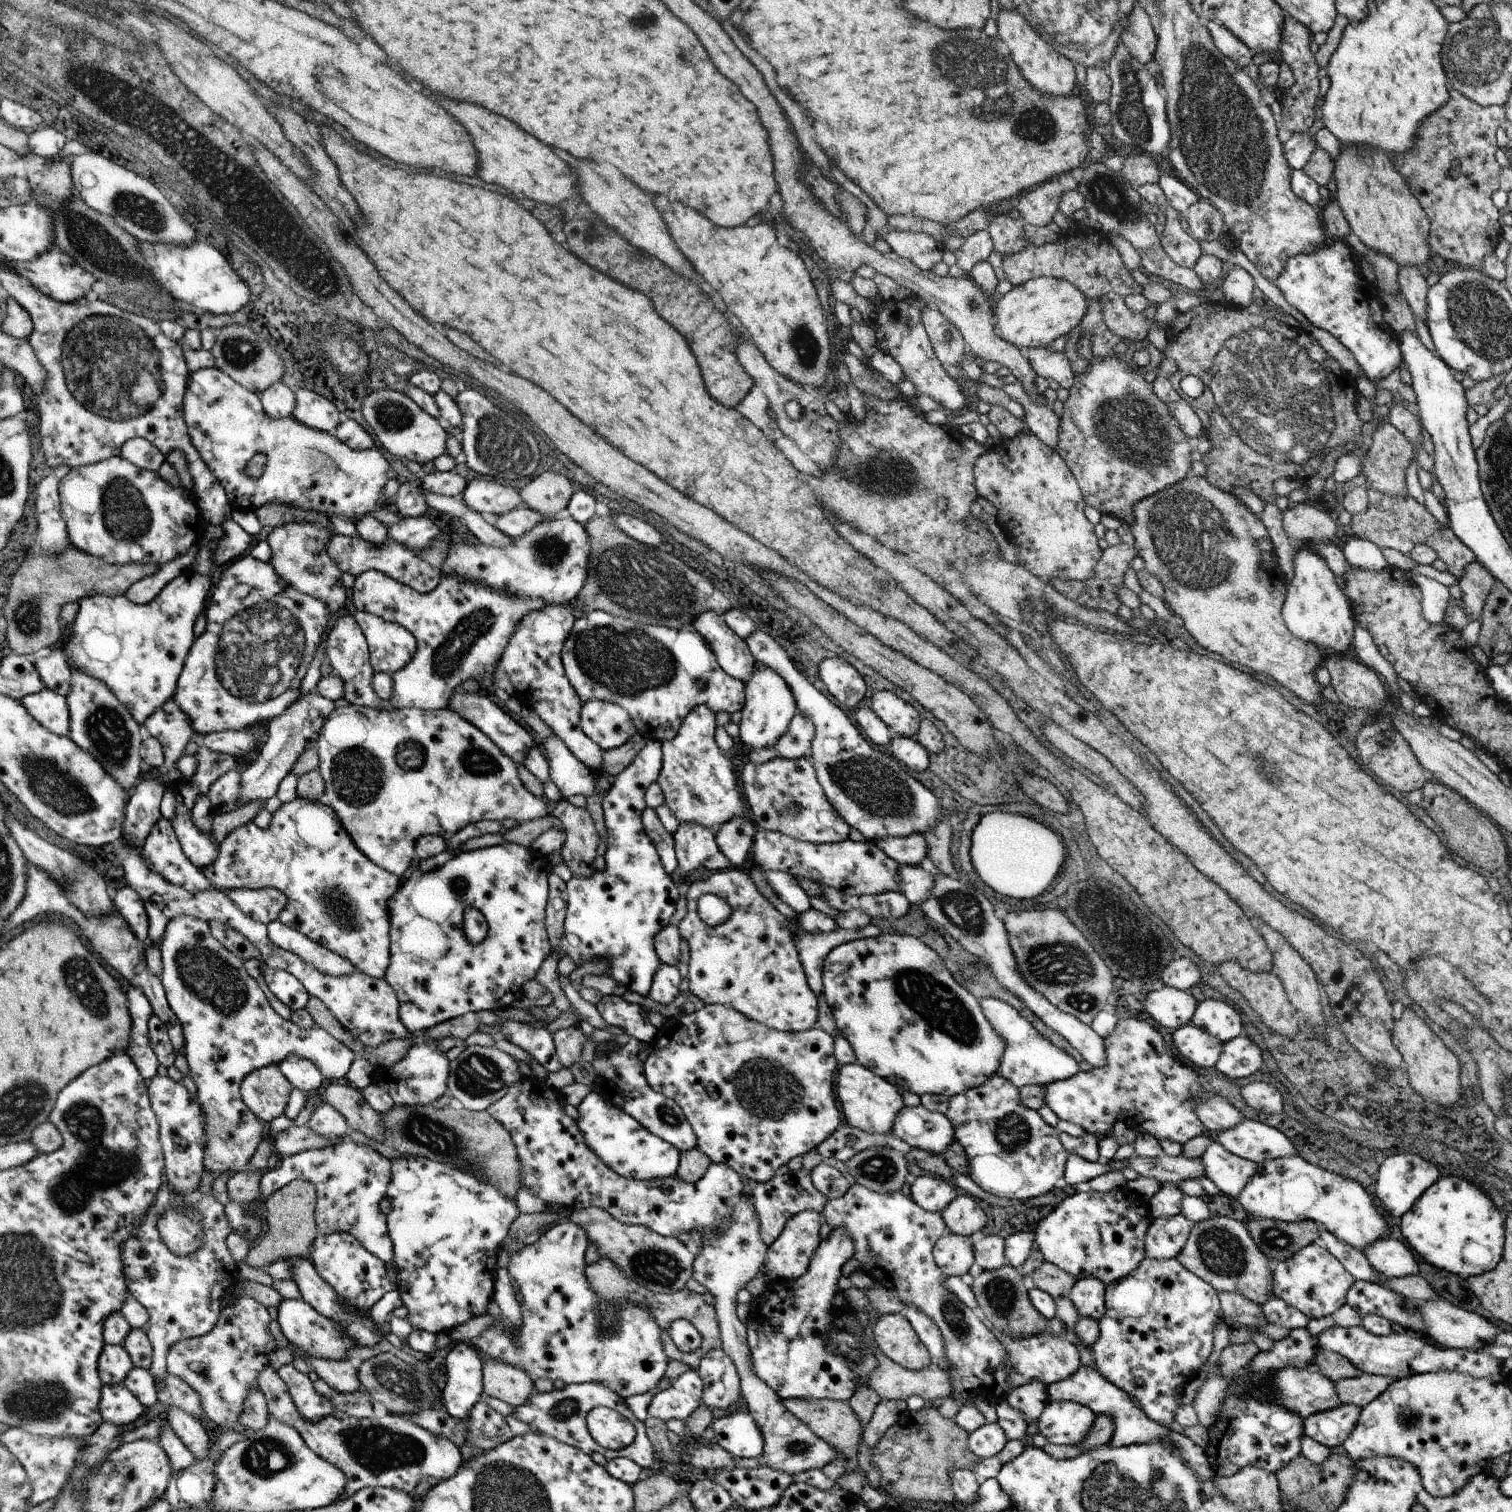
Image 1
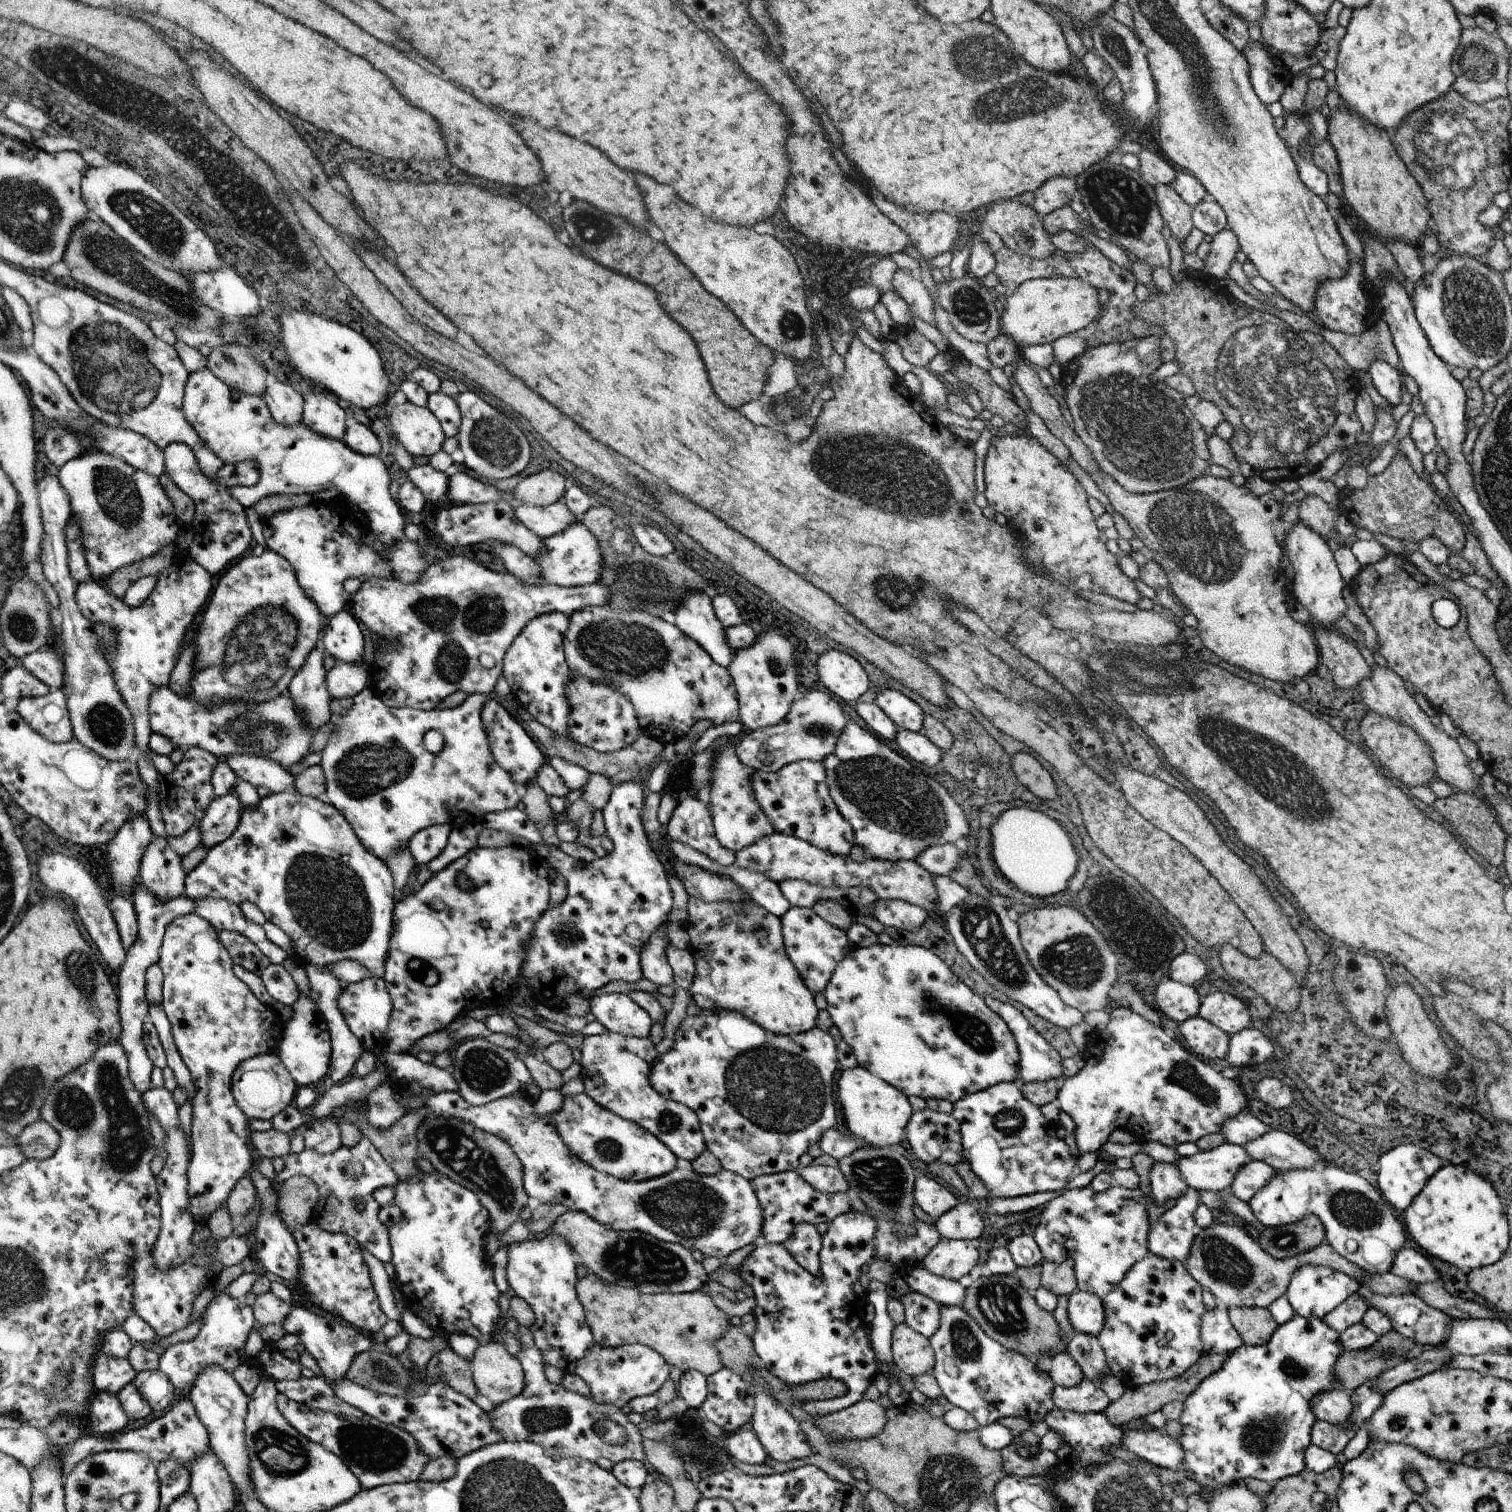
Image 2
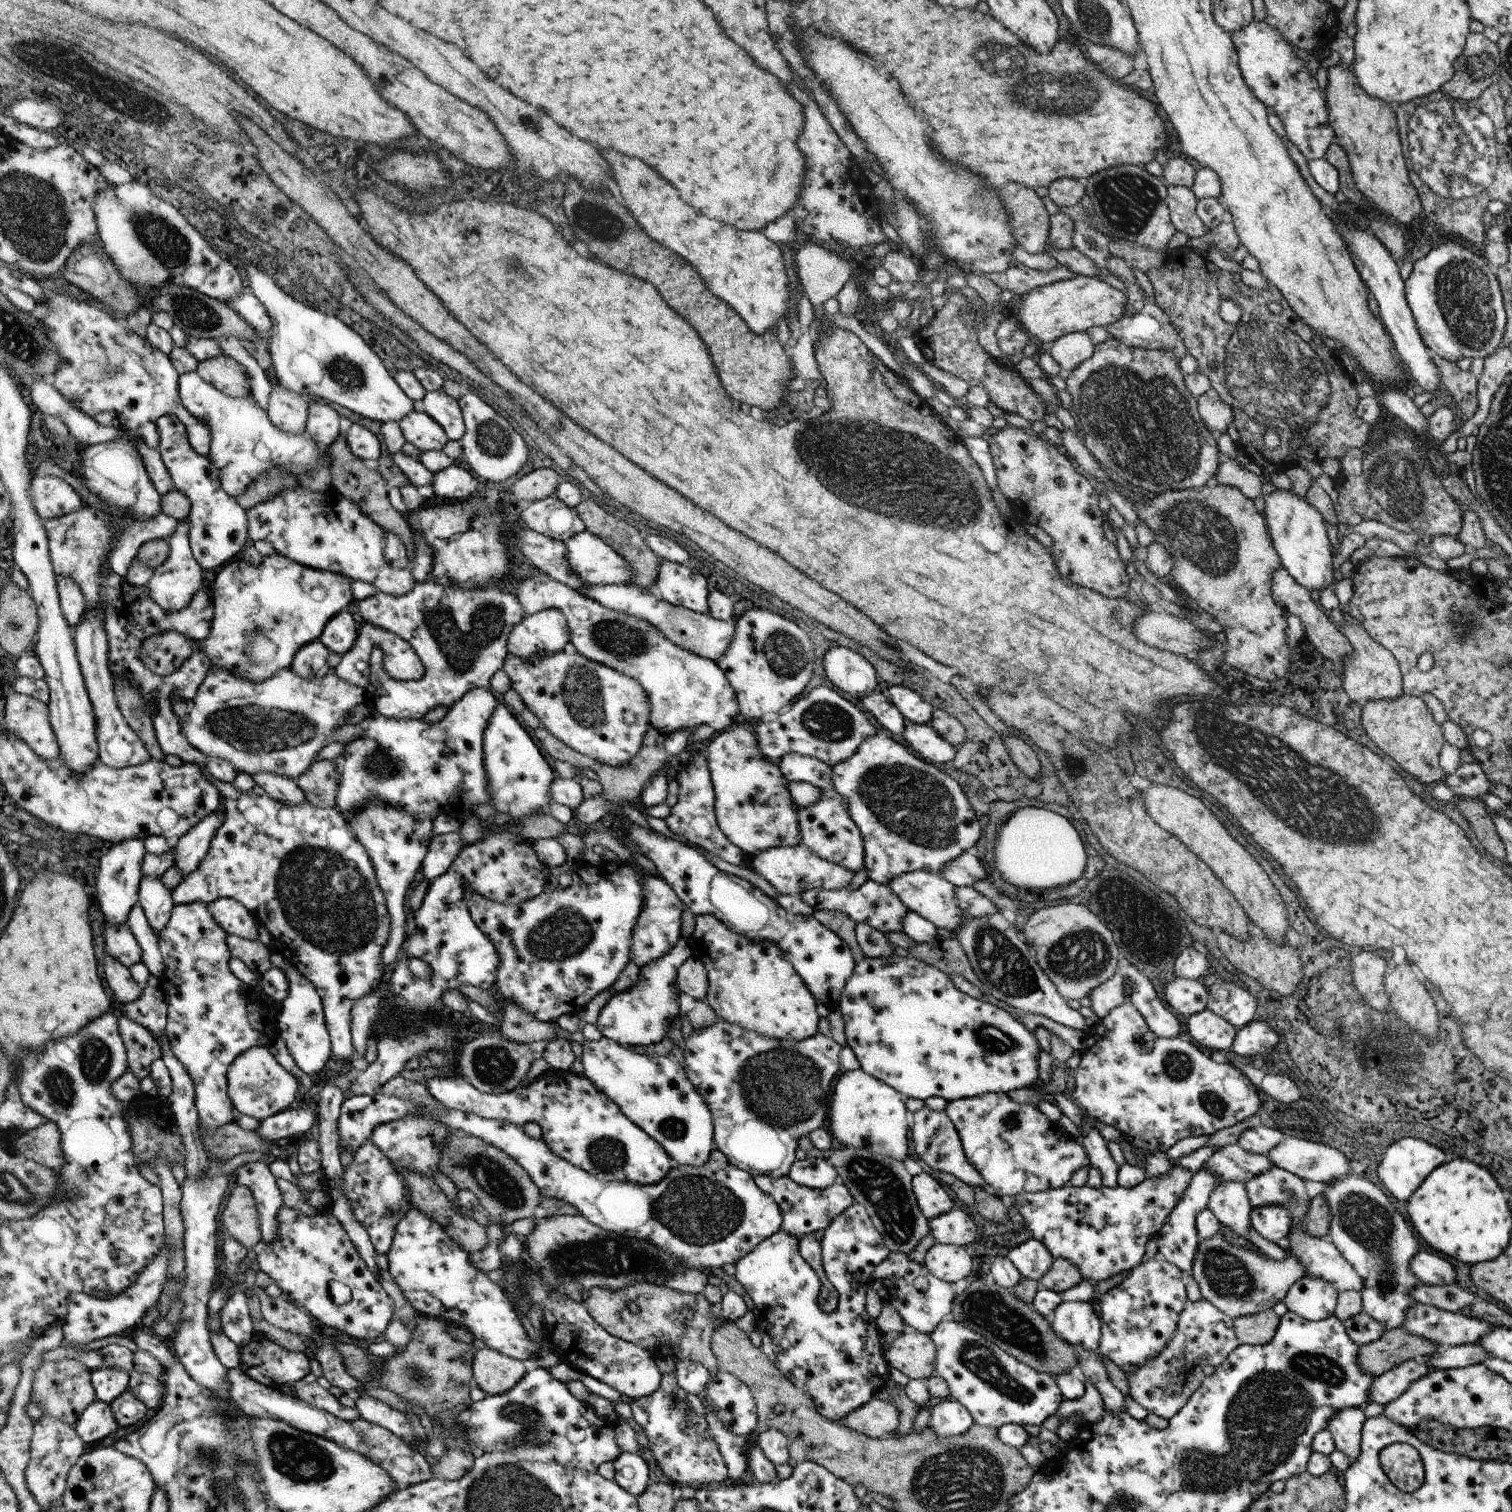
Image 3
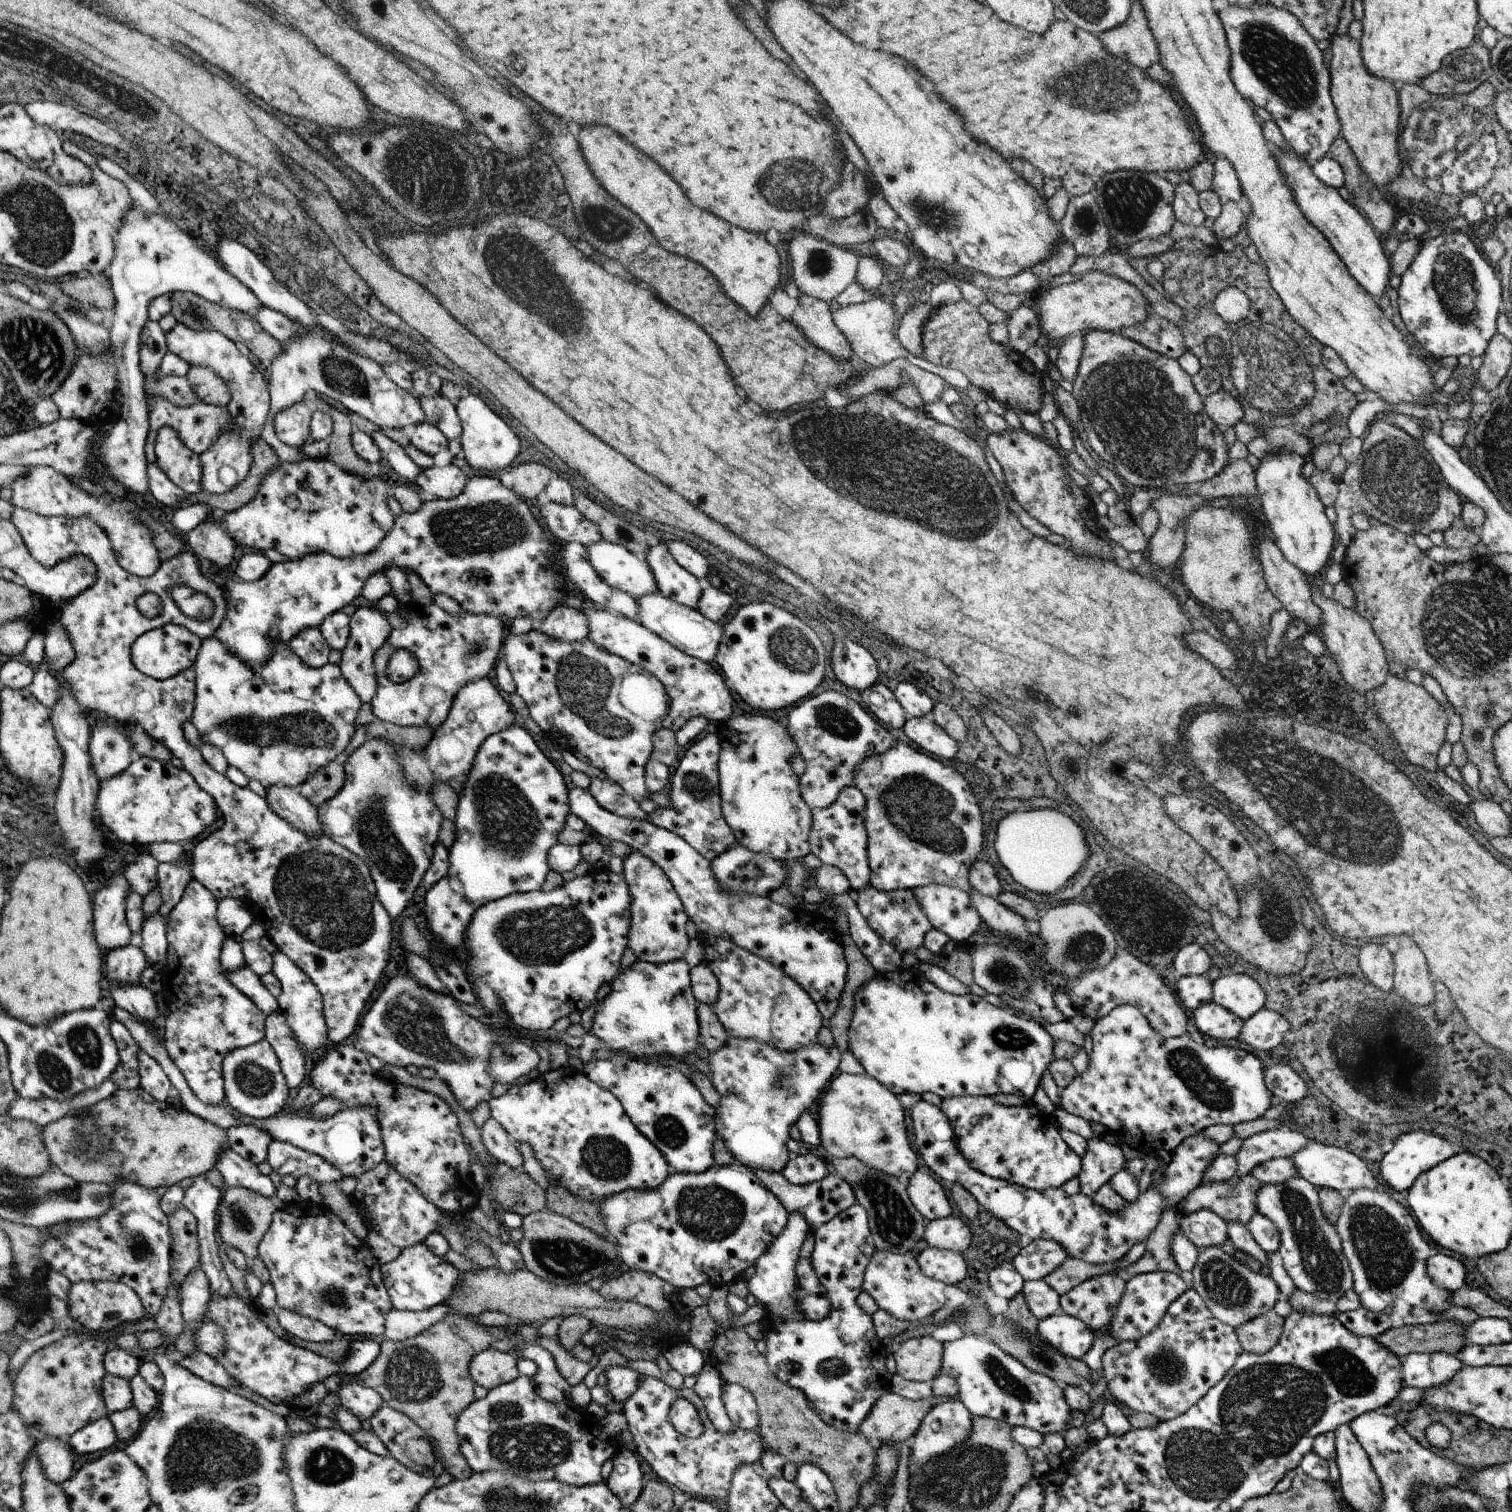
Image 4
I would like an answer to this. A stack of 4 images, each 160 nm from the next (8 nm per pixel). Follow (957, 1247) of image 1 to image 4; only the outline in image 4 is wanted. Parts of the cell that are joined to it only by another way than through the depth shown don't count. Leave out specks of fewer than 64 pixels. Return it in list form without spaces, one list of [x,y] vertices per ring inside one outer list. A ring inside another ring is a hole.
[[[927,1247],[919,1252],[917,1262],[924,1276],[947,1282],[948,1284],[960,1285],[960,1280],[966,1278],[966,1262],[956,1251]]]

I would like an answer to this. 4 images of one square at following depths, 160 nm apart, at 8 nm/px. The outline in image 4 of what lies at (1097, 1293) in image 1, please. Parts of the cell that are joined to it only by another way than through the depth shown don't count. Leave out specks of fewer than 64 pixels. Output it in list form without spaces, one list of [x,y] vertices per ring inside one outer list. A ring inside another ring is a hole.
[[[1063,1312],[1039,1321],[1036,1332],[1044,1342],[1073,1359],[1081,1359],[1090,1350],[1095,1335],[1080,1319]]]

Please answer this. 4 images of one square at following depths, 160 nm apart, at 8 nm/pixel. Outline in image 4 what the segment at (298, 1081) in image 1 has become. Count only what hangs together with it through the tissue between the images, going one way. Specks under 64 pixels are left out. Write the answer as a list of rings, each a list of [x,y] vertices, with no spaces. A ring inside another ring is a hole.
[[[271,948],[273,956],[273,973],[279,978],[281,993],[277,1001],[279,1011],[285,1014],[287,1023],[297,1038],[299,1047],[306,1051],[326,1049],[330,1046],[327,1024],[323,1013],[323,996],[308,975],[284,953]]]

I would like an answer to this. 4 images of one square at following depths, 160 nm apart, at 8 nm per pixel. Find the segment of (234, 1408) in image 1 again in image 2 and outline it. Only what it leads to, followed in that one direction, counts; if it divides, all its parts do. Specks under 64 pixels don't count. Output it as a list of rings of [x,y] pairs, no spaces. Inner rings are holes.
[[[224,1293],[216,1294],[202,1314],[197,1335],[190,1341],[169,1346],[160,1358],[159,1369],[167,1375],[175,1388],[188,1395],[205,1366],[220,1365],[224,1370],[233,1373],[238,1364],[244,1364],[242,1358],[247,1360],[244,1346],[254,1326],[254,1315],[244,1297],[236,1299]]]

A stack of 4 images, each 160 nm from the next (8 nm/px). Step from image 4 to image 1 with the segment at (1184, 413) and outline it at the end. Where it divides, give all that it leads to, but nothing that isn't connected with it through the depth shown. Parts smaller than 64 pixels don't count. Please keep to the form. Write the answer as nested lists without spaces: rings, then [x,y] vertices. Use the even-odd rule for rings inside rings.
[[[1093,356],[1089,367],[1083,373],[1075,374],[1063,410],[1058,454],[1075,476],[1085,504],[1097,508],[1102,514],[1116,516],[1122,524],[1130,526],[1133,523],[1132,509],[1137,502],[1180,482],[1193,467],[1189,436],[1180,428],[1169,405],[1158,398],[1153,383],[1146,382],[1124,360]]]

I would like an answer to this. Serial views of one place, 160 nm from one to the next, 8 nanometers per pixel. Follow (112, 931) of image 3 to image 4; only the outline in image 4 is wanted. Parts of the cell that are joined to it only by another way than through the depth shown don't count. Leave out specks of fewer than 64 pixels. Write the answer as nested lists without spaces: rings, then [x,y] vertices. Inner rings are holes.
[[[130,944],[123,949],[108,951],[106,966],[106,978],[112,990],[114,987],[140,985],[143,970],[149,964],[143,950]]]

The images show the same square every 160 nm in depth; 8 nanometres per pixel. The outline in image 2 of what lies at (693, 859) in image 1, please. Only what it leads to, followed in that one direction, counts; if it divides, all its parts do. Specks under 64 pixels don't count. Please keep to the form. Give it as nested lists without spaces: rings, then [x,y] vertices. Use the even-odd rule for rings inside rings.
[[[687,794],[678,801],[664,834],[670,840],[681,841],[703,852],[725,867],[735,864],[736,852],[722,846],[715,834],[709,804],[694,794]]]

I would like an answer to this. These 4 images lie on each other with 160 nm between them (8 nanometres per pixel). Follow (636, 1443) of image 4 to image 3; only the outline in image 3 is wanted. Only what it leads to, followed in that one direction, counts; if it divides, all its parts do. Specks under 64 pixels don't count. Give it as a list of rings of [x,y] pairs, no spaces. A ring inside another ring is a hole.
[[[658,1388],[652,1394],[634,1399],[630,1406],[633,1419],[650,1442],[645,1454],[666,1478],[677,1486],[697,1488],[699,1484],[724,1484],[729,1481],[726,1460],[711,1434],[707,1419],[696,1414],[687,1400],[680,1400],[674,1394]]]

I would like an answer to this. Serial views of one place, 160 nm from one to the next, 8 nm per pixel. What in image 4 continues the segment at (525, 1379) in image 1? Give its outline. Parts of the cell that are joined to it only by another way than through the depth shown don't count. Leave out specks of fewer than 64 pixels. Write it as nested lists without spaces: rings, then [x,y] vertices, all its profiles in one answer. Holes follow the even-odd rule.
[[[493,1347],[486,1349],[471,1361],[470,1373],[475,1384],[488,1391],[495,1386],[512,1382],[520,1375],[516,1356]]]

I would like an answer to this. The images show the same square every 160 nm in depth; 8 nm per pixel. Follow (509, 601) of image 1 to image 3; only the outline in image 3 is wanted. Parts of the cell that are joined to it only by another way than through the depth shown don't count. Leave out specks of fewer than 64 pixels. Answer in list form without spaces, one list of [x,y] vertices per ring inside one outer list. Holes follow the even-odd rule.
[[[432,578],[422,584],[416,583],[415,588],[405,596],[395,597],[377,592],[374,596],[356,602],[356,606],[364,621],[404,638],[414,648],[425,668],[421,679],[415,681],[392,679],[383,668],[382,650],[377,645],[373,650],[369,660],[372,664],[369,685],[364,688],[366,703],[382,716],[394,720],[420,720],[436,707],[449,709],[469,690],[478,687],[489,688],[492,676],[499,672],[507,658],[506,640],[511,634],[508,628],[518,625],[524,614],[519,598],[500,590],[498,586],[488,586],[487,590],[461,591],[440,585]],[[590,585],[584,591],[584,596],[602,603],[605,607],[620,611],[636,618],[641,618],[655,626],[667,639],[676,646],[694,654],[715,661],[726,652],[734,636],[734,622],[726,622],[714,618],[708,613],[697,613],[685,606],[673,605],[658,596],[653,589],[643,589],[636,585]]]

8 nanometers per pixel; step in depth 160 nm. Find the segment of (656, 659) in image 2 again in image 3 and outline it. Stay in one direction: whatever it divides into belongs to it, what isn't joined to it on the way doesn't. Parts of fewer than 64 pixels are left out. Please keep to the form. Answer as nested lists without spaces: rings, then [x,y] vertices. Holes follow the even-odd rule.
[[[541,571],[534,574],[532,578],[525,579],[519,587],[517,597],[522,603],[525,617],[536,614],[538,609],[546,609],[549,606],[563,611],[568,618],[568,626],[570,626],[570,649],[578,651],[593,661],[614,667],[640,682],[643,689],[649,694],[652,706],[651,727],[670,734],[688,730],[688,728],[696,728],[700,724],[709,724],[716,730],[716,733],[721,733],[734,722],[734,716],[738,714],[738,695],[734,694],[734,687],[728,684],[727,676],[724,676],[725,671],[718,668],[712,659],[701,657],[676,646],[651,623],[605,607],[602,603],[584,596],[579,591],[554,580]]]

